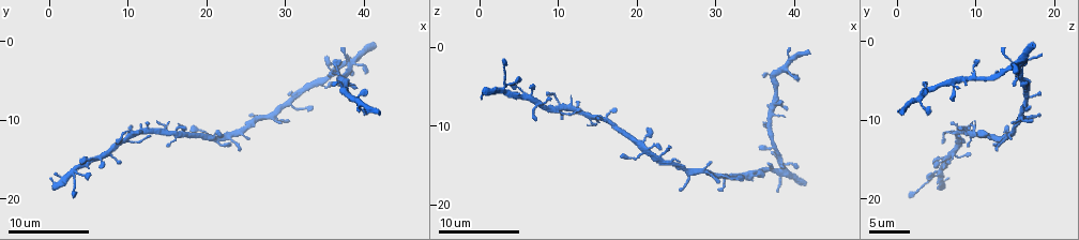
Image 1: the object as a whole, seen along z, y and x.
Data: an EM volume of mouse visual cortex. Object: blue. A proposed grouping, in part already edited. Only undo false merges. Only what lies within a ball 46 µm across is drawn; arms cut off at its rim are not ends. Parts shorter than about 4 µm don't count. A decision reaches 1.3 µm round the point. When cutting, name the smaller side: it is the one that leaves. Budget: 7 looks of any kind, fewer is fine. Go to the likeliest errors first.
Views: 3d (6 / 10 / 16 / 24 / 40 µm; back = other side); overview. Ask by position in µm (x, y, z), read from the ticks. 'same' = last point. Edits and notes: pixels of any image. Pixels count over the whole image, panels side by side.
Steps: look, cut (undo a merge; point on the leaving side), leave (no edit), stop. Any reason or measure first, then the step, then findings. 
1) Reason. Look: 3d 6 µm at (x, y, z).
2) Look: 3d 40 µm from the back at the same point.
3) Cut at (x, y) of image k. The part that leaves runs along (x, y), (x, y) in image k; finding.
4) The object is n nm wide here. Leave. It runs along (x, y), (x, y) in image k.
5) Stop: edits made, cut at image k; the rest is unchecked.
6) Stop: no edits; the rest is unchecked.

Three-way junction. Look: 3d 6 µm at (27.0, 10.0, 16.5).

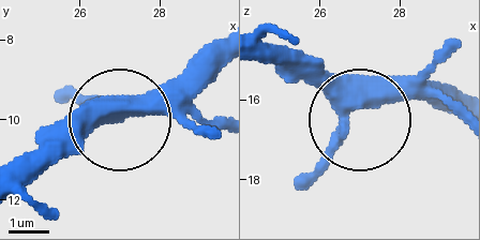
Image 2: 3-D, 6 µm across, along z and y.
From behind. Look: 3d 6 µm from the back at (26.90, 9.55, 16.05).

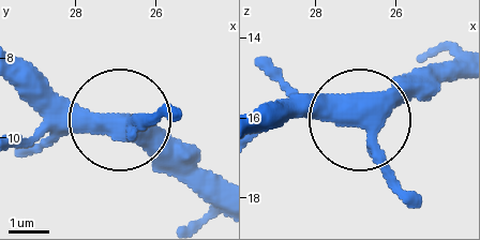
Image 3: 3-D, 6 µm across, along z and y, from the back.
Leave. One neuron here.

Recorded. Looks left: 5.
Four or more arms meet. Look: 3d 10 µm at (38.0, 3.0, 14.5).

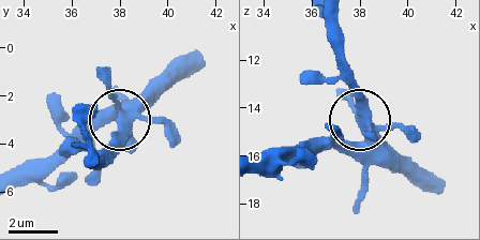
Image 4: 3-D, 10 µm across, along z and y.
Look: 3d 10 µm from the back at (38.0, 2.9, 14.4).

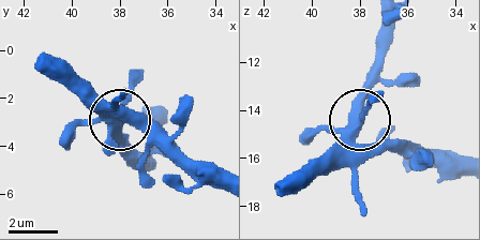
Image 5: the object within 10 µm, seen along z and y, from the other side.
Leave. All the same neuron.

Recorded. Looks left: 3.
Four-way junction. Look: 3d 10 µm at (10.5, 12.0, 7.5).

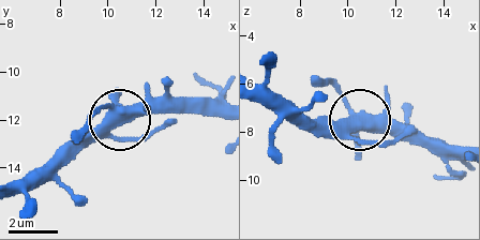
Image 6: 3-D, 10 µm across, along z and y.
4 arms meet here. Leave. It runs along (218, 114), (121, 116), (105, 108), (91, 118) in image 6; continuous, no second neuron.

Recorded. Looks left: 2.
Two arms in line, one across. Look: 3d 10 µm at (6.5, 14.5, 6.5).

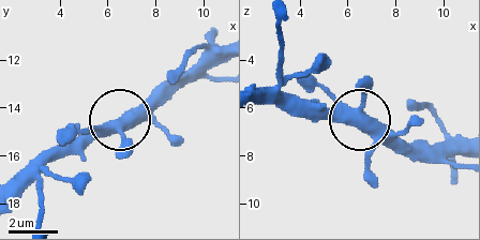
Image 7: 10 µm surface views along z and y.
The object is 400 nm wide here. Leave. All the same neuron.

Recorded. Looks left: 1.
Stop: no edits; the rest is unchecked.

